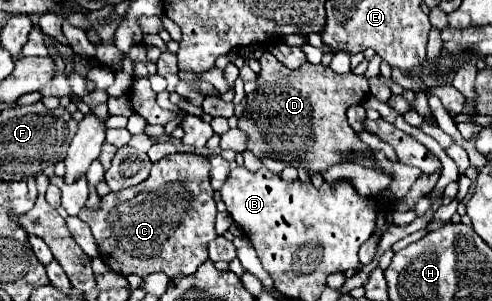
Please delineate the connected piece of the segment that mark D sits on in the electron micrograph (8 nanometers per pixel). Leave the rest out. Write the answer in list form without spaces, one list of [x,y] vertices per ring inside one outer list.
[[[265,53],[259,63],[261,73],[257,75],[255,91],[247,95],[247,105],[237,125],[249,137],[247,149],[259,159],[271,157],[297,169],[321,173],[345,161],[341,151],[367,147],[345,117],[347,107],[363,103],[365,95],[369,95],[369,81],[363,75],[337,75],[329,67],[323,69],[323,65],[313,63],[303,63],[291,71],[271,53]]]

